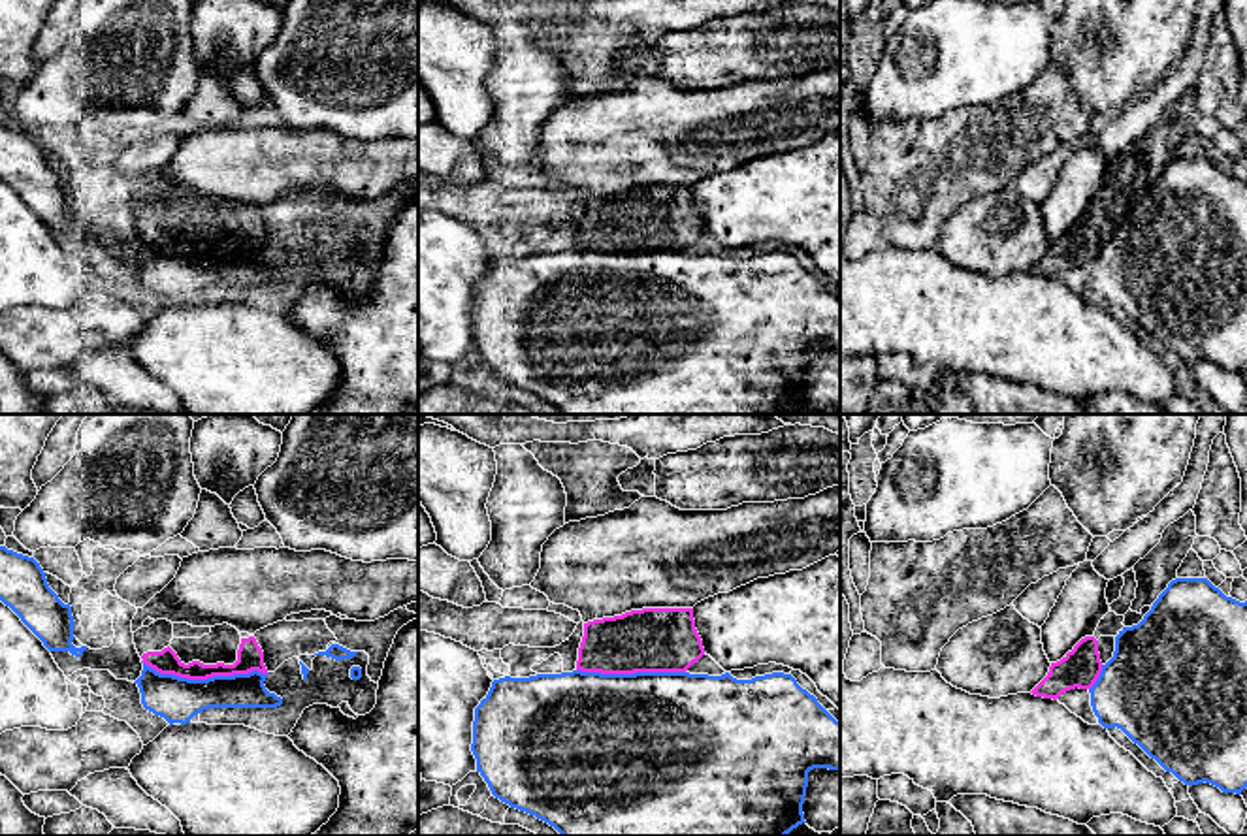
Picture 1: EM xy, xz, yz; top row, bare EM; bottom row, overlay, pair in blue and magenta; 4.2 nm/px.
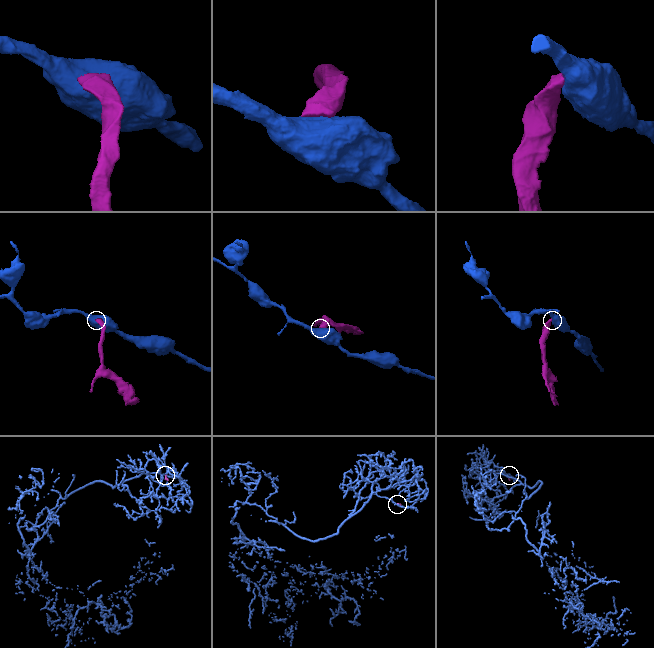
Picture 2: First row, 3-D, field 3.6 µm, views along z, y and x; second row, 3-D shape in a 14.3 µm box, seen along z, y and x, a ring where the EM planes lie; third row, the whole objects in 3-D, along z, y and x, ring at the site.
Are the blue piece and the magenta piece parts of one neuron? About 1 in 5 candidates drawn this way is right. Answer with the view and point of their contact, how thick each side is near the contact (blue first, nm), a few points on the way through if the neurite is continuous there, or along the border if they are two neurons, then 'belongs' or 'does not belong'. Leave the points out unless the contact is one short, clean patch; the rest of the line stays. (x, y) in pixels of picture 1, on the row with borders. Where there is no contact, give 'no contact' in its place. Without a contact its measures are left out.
xy (208, 678) | 190/110 nm | along xy (142, 661), (161, 673), (189, 678), (268, 673) | does not belong

